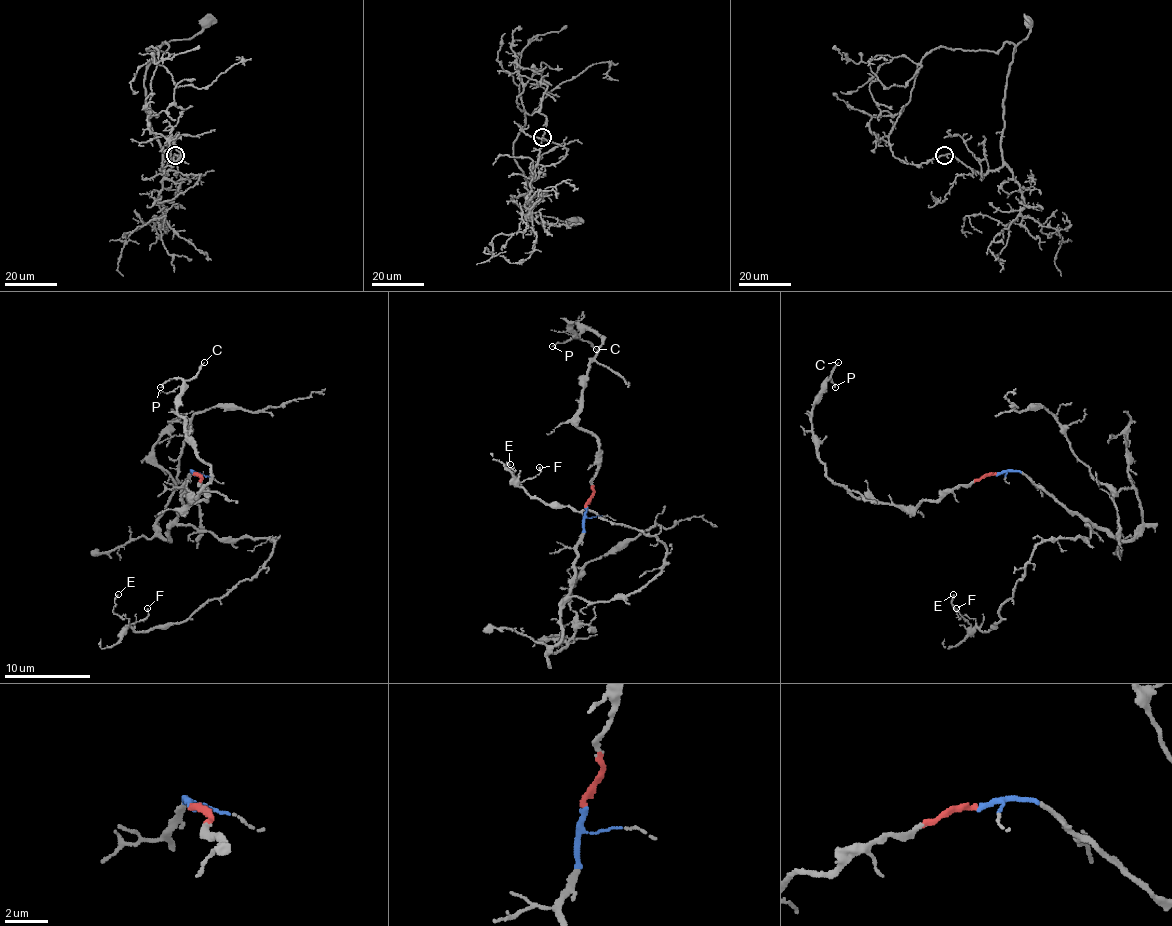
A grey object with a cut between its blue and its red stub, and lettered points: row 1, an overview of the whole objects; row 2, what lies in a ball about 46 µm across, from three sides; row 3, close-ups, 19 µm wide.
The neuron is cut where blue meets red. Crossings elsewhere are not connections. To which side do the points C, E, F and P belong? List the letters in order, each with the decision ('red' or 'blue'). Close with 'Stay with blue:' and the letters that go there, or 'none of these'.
C: red
E: blue
F: blue
P: red
Stay with blue: E, F

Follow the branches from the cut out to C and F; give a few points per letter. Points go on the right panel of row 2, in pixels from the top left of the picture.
C: (996, 473), (949, 488), (914, 507), (873, 503), (834, 484), (817, 456), (811, 428), (813, 404), (839, 363)
F: (996, 473), (1025, 473), (1085, 520), (1091, 533), (1040, 542), (988, 631), (973, 628), (955, 609)

